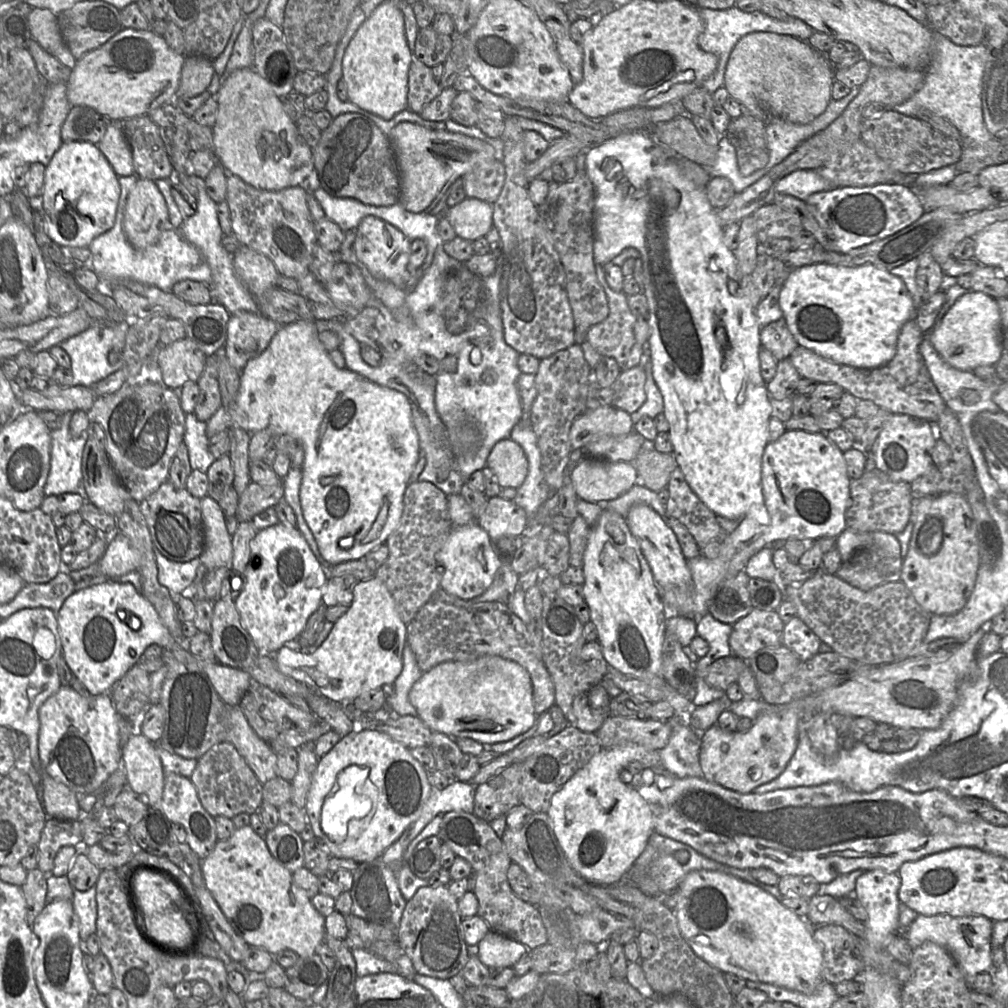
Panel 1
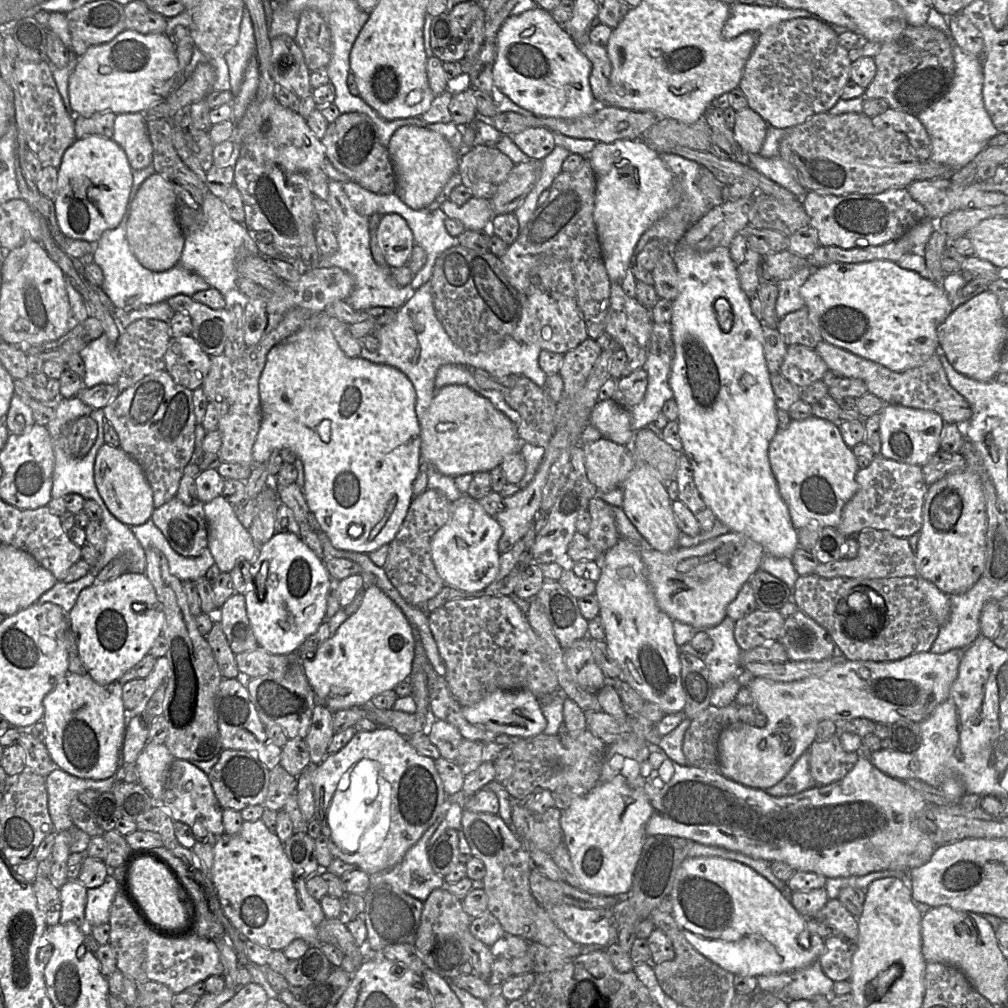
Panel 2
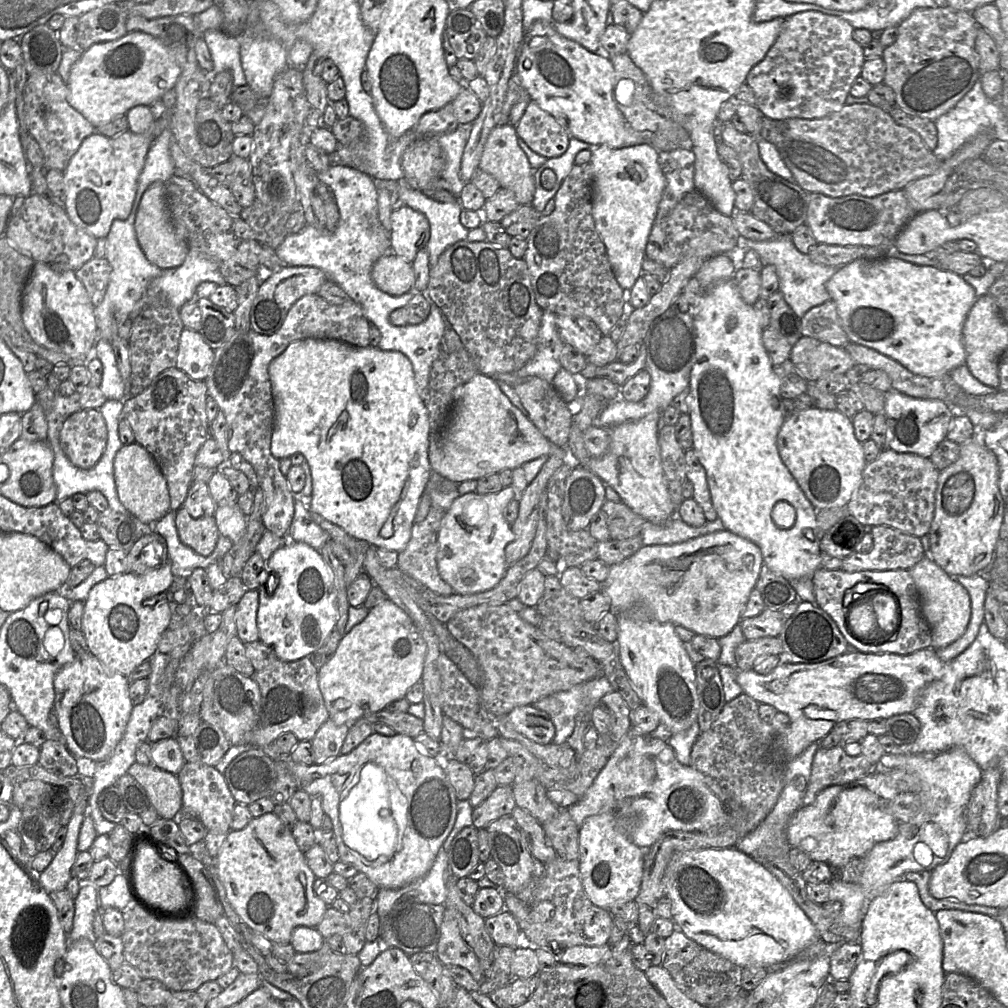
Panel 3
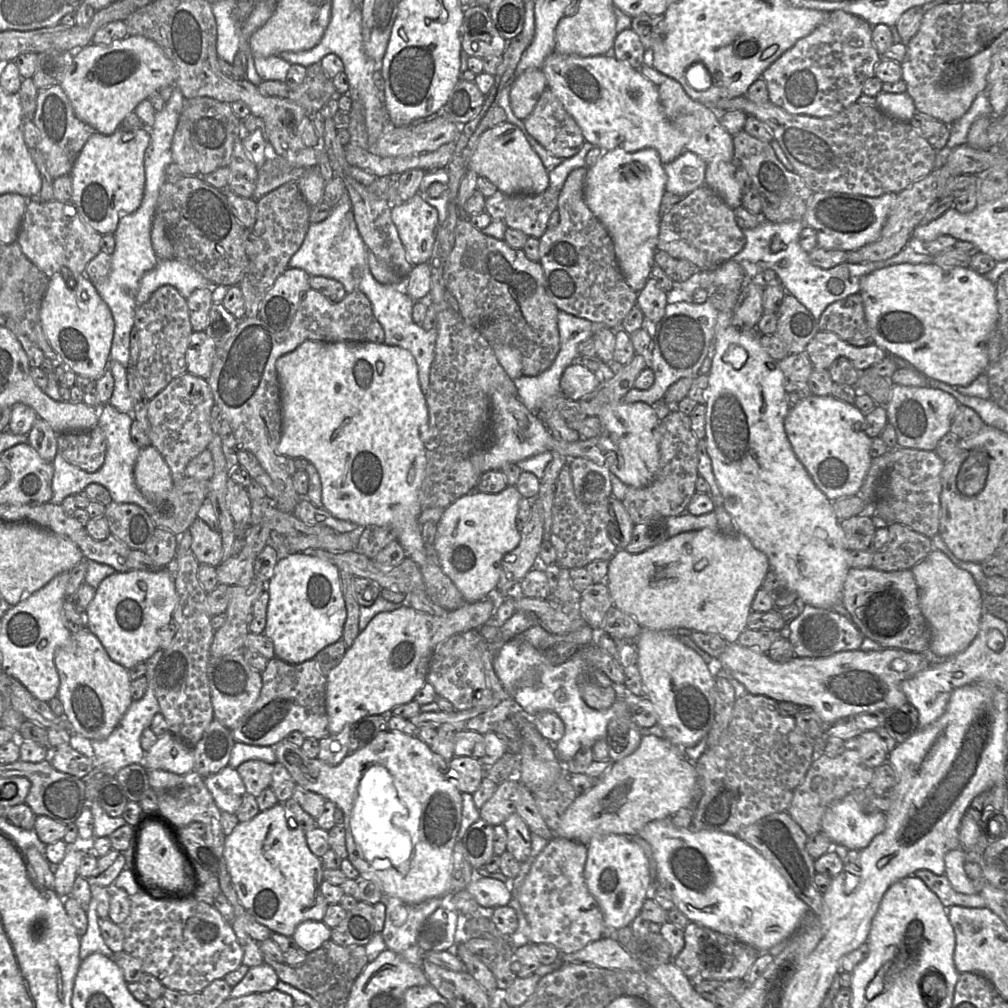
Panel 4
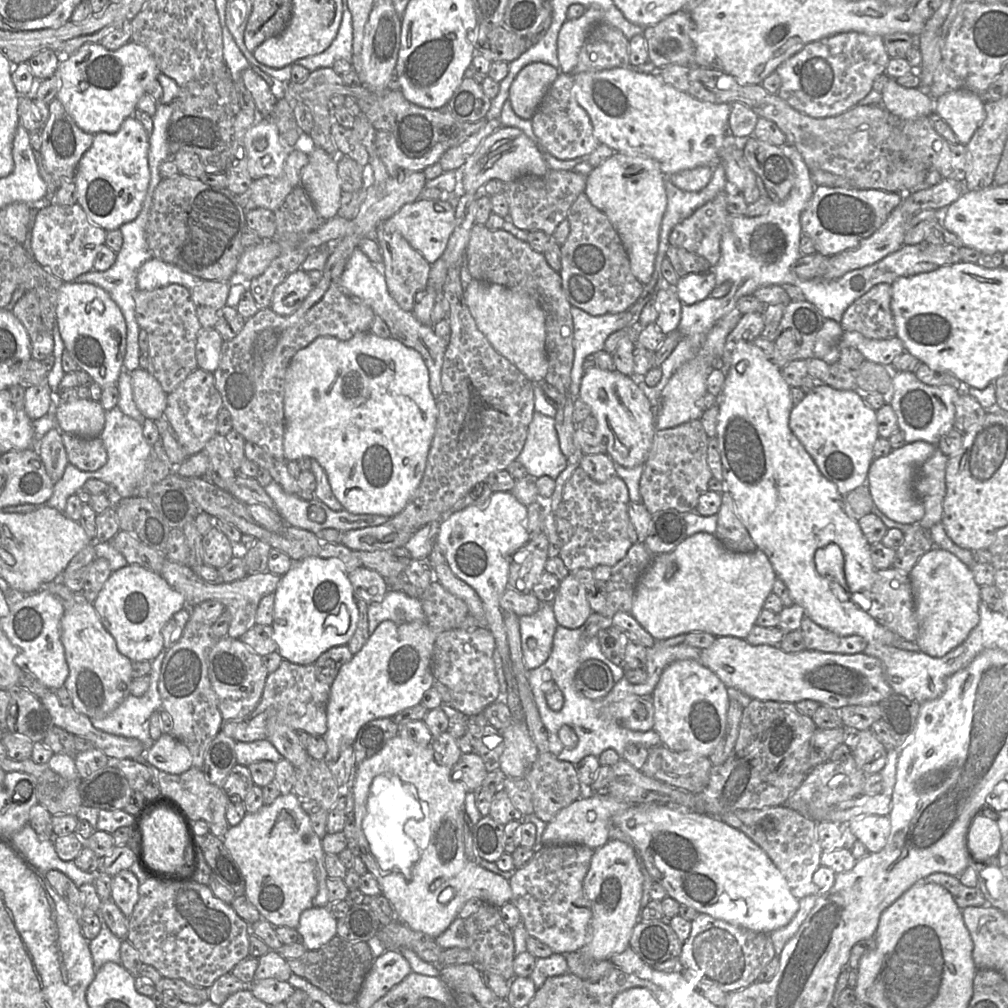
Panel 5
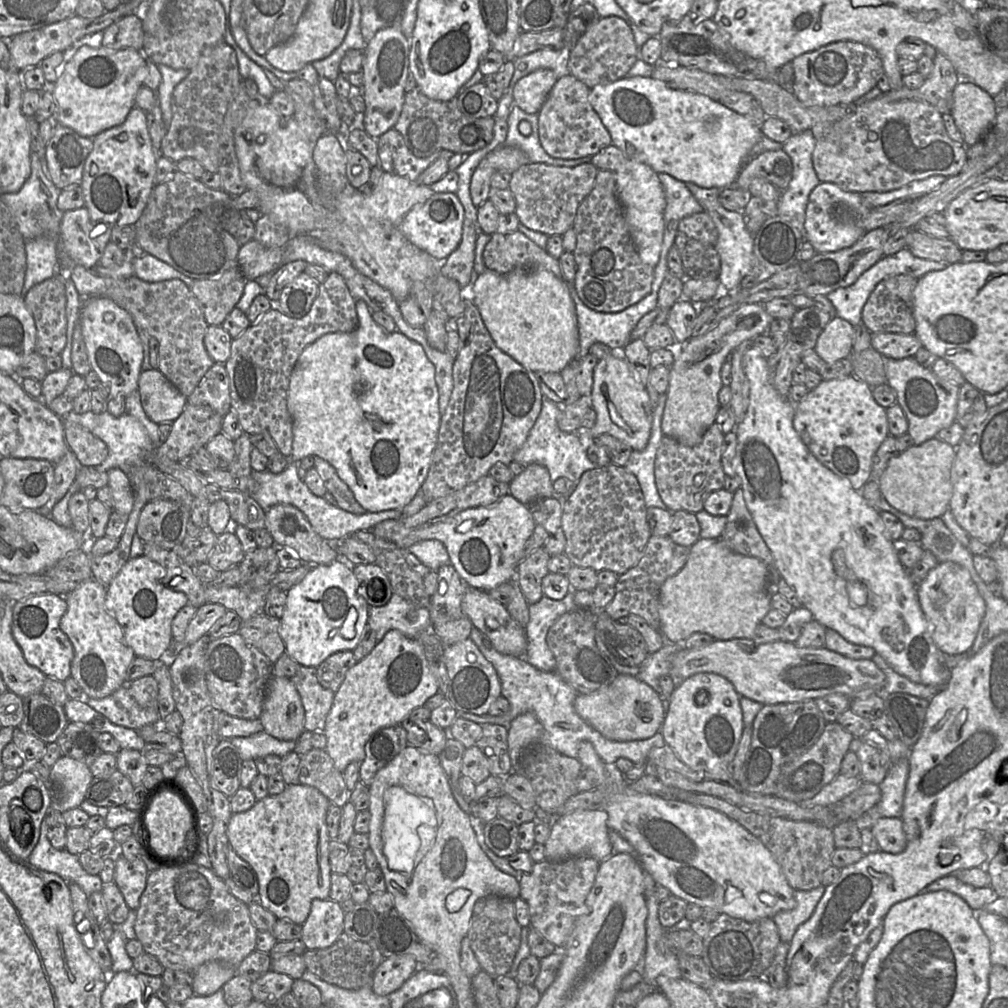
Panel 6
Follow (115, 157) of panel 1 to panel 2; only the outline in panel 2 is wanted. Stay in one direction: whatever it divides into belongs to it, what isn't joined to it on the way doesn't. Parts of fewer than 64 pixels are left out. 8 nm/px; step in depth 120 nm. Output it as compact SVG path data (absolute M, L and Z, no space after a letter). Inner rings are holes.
M145 113L118 114L112 139L123 148L134 171L152 163L153 147Z

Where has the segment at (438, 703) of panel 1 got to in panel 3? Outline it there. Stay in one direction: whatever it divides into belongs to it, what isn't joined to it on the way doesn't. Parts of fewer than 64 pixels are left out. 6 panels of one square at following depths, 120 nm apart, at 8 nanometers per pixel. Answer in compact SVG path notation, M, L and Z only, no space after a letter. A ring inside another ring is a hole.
M533 704L517 706L507 716L516 730L529 739L543 744L553 741L556 730L551 716Z

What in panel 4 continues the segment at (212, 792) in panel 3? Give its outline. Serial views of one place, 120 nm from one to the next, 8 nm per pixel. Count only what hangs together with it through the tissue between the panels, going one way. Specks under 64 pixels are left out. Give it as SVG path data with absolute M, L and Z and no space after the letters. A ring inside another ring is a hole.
M227 766L216 774L204 777L204 782L222 812L237 812L246 794L237 769Z

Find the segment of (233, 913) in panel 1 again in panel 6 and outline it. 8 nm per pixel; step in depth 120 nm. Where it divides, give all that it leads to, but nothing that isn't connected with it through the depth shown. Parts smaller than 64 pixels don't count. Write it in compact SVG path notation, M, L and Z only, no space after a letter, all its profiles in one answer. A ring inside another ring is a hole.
M298 783L286 786L279 795L267 795L249 810L232 814L229 820L226 831L229 846L254 869L259 884L256 900L277 919L288 919L302 925L309 915L312 901L329 898L332 874L326 824L329 805L329 800L318 789Z

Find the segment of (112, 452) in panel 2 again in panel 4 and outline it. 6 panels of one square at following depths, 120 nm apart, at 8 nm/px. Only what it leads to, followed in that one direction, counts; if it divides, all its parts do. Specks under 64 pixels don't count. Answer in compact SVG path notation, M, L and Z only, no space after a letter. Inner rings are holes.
M154 446L140 448L134 467L135 484L147 499L162 500L173 487L171 470Z

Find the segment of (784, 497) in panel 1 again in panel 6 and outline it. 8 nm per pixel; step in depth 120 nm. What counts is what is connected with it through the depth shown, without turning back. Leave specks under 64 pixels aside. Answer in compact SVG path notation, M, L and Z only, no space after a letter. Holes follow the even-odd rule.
M854 375L842 379L823 380L795 406L794 428L814 456L837 476L849 480L855 490L860 490L869 480L873 458L887 436L889 426L886 408L879 405L872 388ZM700 538L690 547L683 568L661 587L661 633L667 642L685 641L694 633L709 634L714 640L752 639L756 627L772 609L771 598L775 588L768 567L760 559L732 552L719 538Z

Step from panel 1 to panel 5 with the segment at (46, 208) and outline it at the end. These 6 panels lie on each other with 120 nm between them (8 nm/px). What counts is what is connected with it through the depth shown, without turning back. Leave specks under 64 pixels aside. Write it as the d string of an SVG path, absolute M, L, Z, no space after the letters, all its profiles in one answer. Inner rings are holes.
M133 115L126 118L115 133L94 134L93 142L80 159L74 177L77 203L93 224L110 231L119 229L138 216L150 182L148 152L149 135Z

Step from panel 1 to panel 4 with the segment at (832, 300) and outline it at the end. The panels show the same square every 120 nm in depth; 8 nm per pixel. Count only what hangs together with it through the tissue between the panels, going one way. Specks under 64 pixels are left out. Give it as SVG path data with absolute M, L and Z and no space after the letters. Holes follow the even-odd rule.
M895 264L864 276L858 293L863 298L865 318L874 344L909 361L928 379L951 386L967 386L989 367L986 342L999 319L996 284L970 267Z

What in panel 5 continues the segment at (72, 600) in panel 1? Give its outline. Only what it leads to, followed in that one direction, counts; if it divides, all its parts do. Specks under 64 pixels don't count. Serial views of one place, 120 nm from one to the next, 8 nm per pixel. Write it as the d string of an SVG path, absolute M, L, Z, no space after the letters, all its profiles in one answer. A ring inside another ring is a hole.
M128 564L112 572L93 602L106 630L114 637L117 649L132 662L153 661L164 649L162 630L172 616L184 609L184 596L156 572Z

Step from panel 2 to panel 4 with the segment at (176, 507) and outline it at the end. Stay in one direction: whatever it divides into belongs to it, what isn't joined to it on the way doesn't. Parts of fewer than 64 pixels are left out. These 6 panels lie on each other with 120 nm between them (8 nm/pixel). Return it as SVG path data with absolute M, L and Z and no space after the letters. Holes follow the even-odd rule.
M198 518L189 527L189 532L192 537L190 550L199 563L218 567L223 562L223 546L220 533L213 531Z

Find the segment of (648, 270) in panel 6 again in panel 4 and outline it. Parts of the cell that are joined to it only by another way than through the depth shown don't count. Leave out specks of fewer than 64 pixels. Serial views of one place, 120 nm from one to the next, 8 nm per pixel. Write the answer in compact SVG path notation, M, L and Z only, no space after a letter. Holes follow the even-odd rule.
M581 167L574 169L567 176L558 198L559 223L554 228L548 228L539 238L539 263L544 273L545 292L560 312L615 330L620 328L623 319L636 306L638 292L630 288L621 272L607 229L585 203L584 182L587 172L588 168Z

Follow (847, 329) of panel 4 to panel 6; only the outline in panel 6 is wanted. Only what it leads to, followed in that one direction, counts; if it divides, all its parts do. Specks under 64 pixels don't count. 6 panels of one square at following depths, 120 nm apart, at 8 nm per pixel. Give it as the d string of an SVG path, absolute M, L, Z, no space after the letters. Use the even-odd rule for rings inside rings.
M894 275L877 284L865 303L861 322L872 333L914 334L913 293L918 279Z

